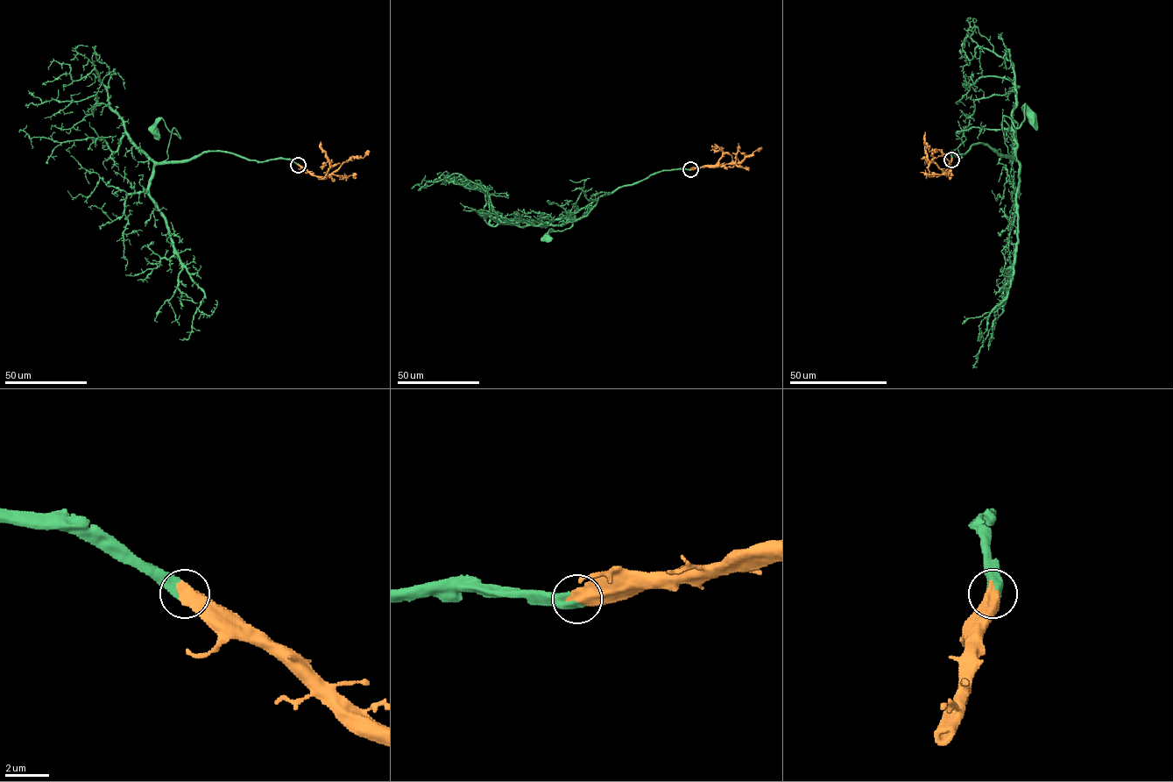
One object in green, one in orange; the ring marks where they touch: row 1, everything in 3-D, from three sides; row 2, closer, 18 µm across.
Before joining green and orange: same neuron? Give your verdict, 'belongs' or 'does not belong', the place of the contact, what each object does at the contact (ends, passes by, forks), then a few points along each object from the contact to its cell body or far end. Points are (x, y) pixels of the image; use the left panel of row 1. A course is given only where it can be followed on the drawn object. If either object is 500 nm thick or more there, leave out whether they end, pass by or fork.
belongs; at (298, 165); green runs (298, 164), (208, 151), (153, 167), (149, 197), (165, 221), (180, 262), (204, 295), (188, 337), (180, 338); orange runs (298, 164), (314, 175), (328, 177), (350, 156), (363, 158), (370, 152)

